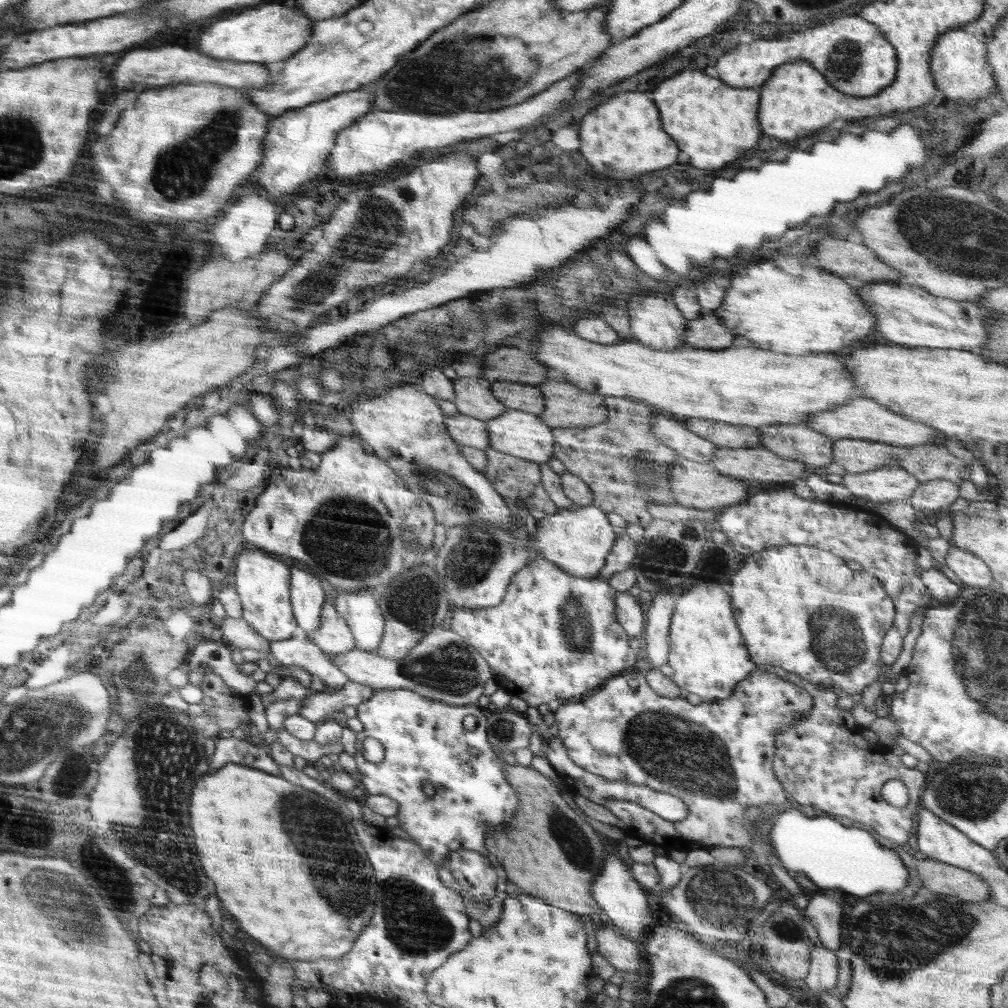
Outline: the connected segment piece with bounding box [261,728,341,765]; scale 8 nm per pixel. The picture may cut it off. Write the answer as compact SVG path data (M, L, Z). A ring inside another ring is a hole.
M268 728L266 734L261 737L268 743L276 744L280 743L284 748L288 749L292 754L296 756L301 756L307 762L319 765L319 759L324 755L339 753L341 750L339 743L334 744L322 744L318 741L312 740L302 740L292 736L286 730L272 730Z

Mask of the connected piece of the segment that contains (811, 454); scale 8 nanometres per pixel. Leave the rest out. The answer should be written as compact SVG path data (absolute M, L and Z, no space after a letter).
M773 423L758 426L760 444L782 458L806 464L810 470L832 463L834 439L814 430L805 423Z

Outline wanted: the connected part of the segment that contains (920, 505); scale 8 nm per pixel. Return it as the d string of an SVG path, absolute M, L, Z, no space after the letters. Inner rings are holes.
M948 480L920 482L909 501L915 510L943 514L959 497L959 486Z

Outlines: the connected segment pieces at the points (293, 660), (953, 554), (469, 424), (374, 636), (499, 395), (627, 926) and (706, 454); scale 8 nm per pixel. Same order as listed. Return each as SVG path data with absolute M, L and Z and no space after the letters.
M300 627L288 640L270 641L270 653L281 665L304 668L314 678L323 680L328 689L340 689L351 681Z
M953 546L945 557L946 566L967 586L990 587L992 574L978 556Z
M456 412L454 415L445 415L444 425L448 435L460 446L472 446L484 451L489 447L490 437L486 421Z
M378 591L339 592L333 603L354 635L356 648L376 651L384 634L384 615L379 608Z
M510 381L491 382L492 395L509 409L539 415L544 410L544 395L535 385Z
M606 852L604 866L596 880L590 886L592 899L600 905L602 912L609 917L609 922L616 928L622 936L633 940L645 940L652 928L652 912L648 907L646 891L639 882L636 882L628 868L622 863L620 858Z
M658 412L652 420L652 433L661 443L674 449L680 456L699 463L710 463L719 446L692 432L679 419Z

